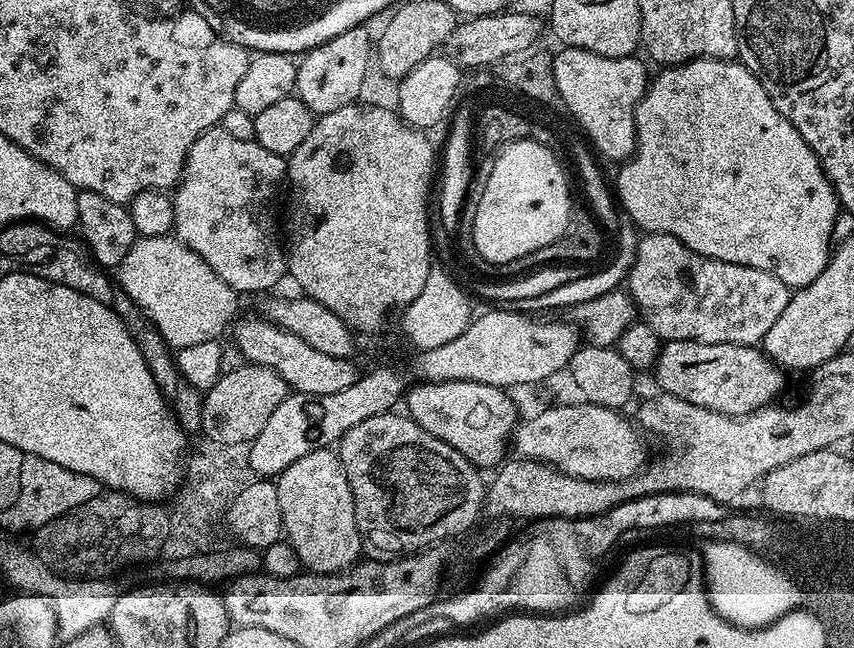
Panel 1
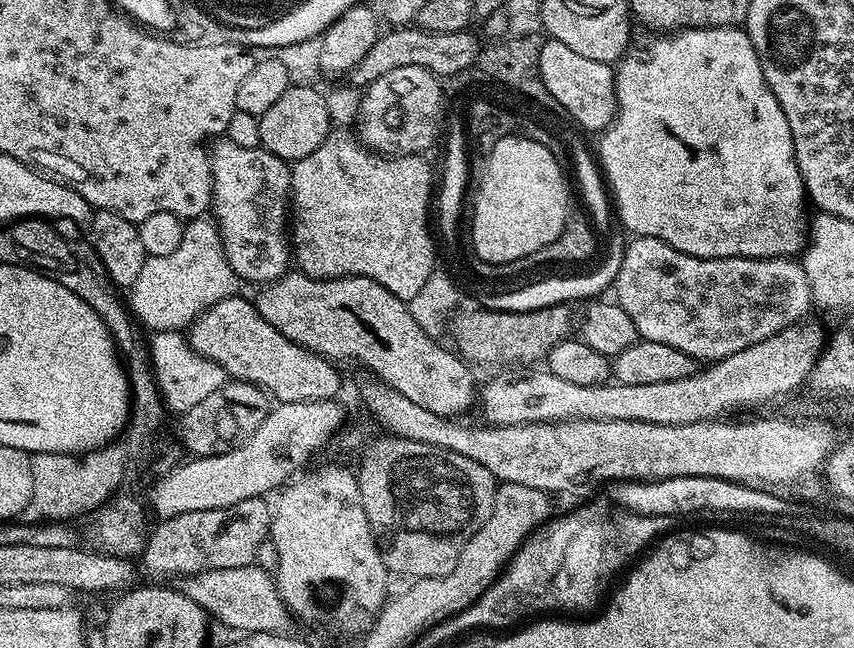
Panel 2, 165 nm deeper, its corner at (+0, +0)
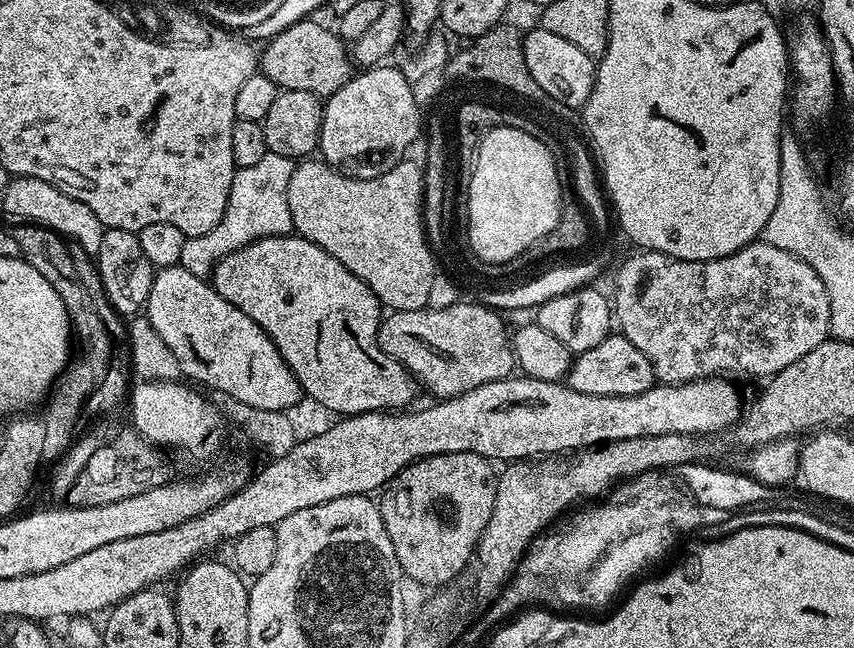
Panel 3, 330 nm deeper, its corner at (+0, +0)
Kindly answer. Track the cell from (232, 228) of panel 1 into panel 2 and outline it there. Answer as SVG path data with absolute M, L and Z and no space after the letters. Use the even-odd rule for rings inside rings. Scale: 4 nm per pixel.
M226 138L211 141L210 159L210 212L216 227L220 229L220 241L224 244L226 258L241 281L249 280L255 286L269 284L289 271L294 256L290 247L292 169L289 161L261 147L237 146Z

